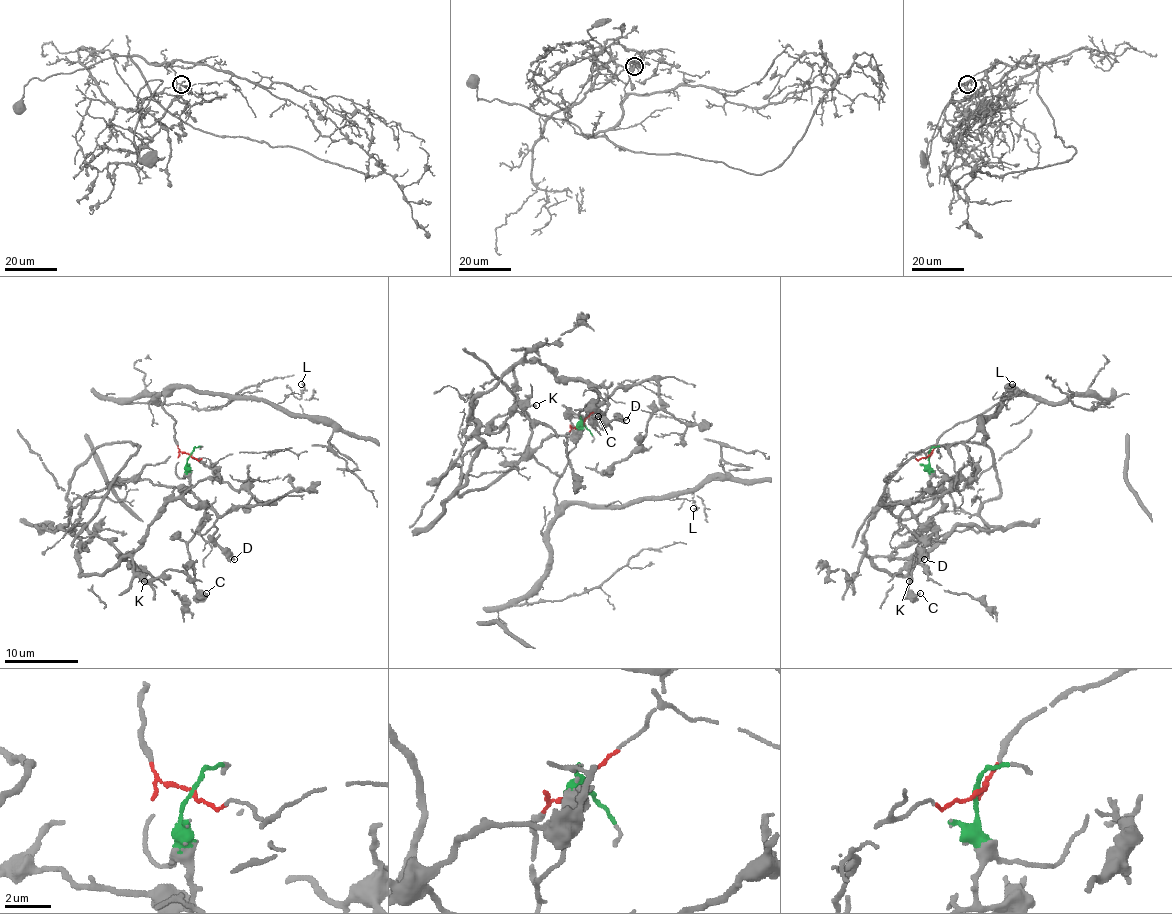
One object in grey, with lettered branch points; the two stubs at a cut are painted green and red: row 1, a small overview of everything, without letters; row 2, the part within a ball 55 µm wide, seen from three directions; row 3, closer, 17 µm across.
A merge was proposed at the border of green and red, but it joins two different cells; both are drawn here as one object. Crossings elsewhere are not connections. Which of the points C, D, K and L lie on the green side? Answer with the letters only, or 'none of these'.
C, D, K

